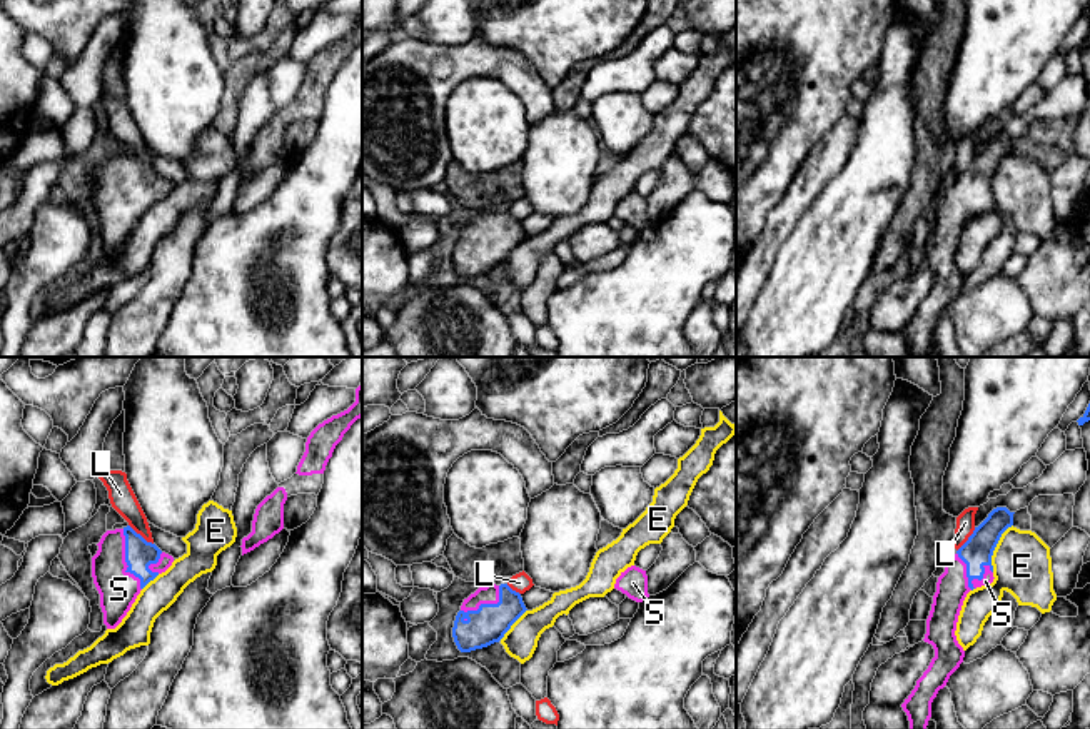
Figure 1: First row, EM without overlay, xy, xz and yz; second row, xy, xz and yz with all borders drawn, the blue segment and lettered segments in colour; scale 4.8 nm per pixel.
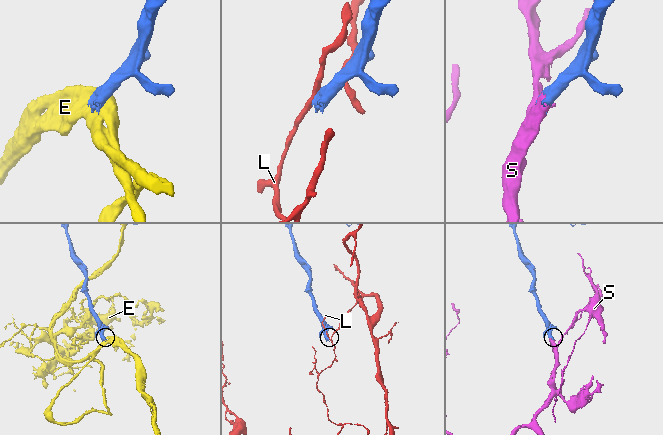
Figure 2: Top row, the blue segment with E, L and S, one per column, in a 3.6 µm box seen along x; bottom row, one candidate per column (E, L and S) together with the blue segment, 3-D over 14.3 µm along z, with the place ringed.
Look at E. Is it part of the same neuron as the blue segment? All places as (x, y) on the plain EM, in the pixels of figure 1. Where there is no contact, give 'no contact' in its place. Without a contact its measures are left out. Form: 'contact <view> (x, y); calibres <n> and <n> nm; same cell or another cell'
contact yz (995, 172); calibres 150 and 280 nm; another cell

